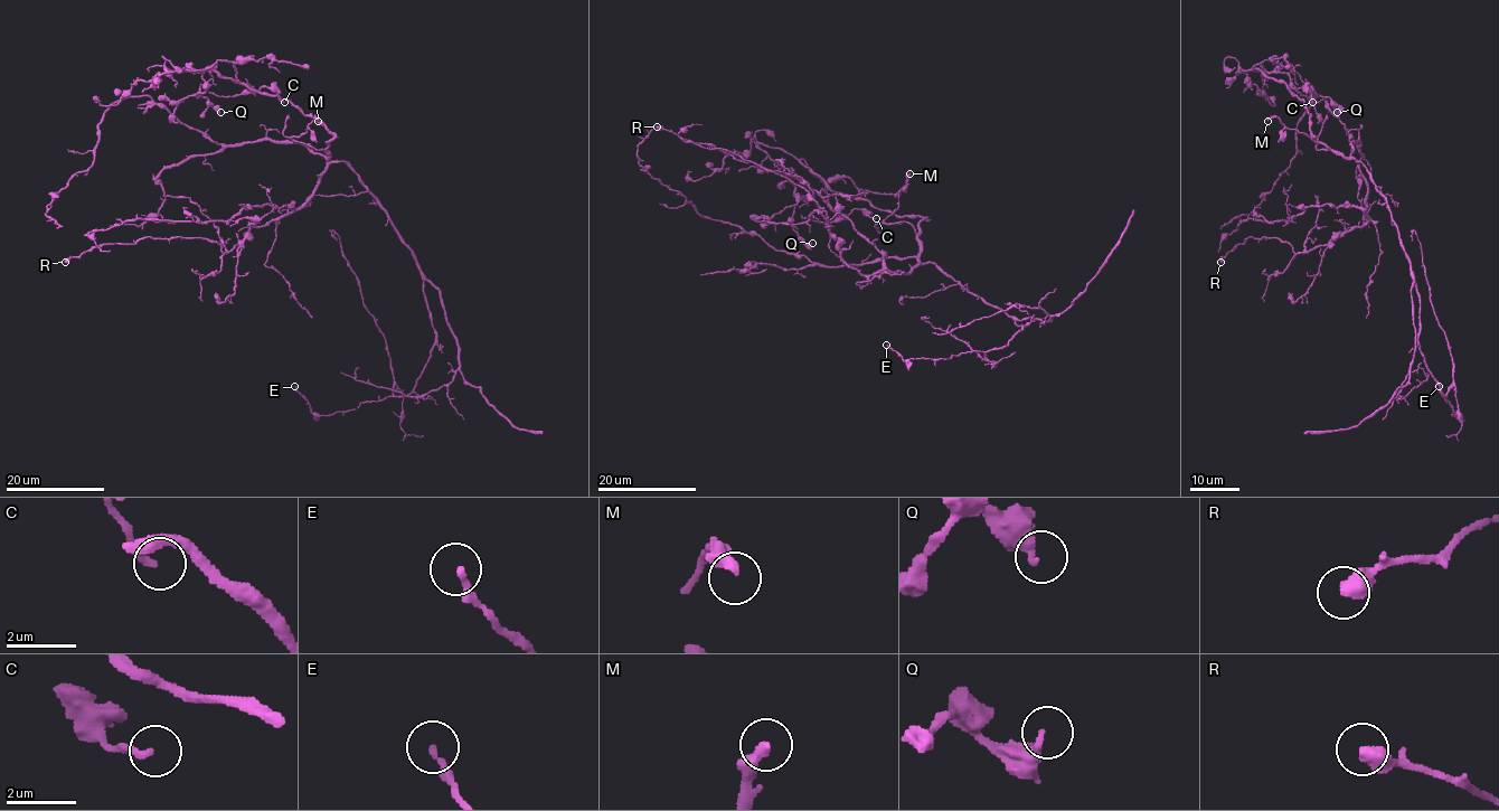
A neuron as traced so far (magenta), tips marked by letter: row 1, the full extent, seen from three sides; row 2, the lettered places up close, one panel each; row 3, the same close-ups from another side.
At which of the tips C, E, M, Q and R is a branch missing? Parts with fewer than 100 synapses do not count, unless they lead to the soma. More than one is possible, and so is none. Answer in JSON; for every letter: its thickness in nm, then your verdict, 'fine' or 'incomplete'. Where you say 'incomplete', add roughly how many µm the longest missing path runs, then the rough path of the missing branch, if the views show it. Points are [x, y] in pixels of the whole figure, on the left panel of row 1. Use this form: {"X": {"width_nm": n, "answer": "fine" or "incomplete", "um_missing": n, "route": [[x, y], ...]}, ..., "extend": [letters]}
{"C": {"width_nm": 200, "answer": "fine"}, "E": {"width_nm": 190, "answer": "fine"}, "M": {"width_nm": 320, "answer": "fine"}, "Q": {"width_nm": 180, "answer": "fine"}, "R": {"width_nm": 500, "answer": "fine"}, "extend": []}

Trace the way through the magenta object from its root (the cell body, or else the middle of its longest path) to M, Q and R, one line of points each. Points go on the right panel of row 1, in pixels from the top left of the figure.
M: (1372, 178), (1372, 172), (1356, 159), (1317, 149), (1314, 137), (1287, 129), (1278, 118), (1267, 121)
Q: (1372, 178), (1312, 137), (1304, 102), (1283, 83), (1237, 72), (1285, 73), (1337, 112)
R: (1372, 178), (1356, 161), (1367, 186), (1368, 219), (1363, 226), (1301, 253), (1276, 238), (1248, 237), (1221, 262)

